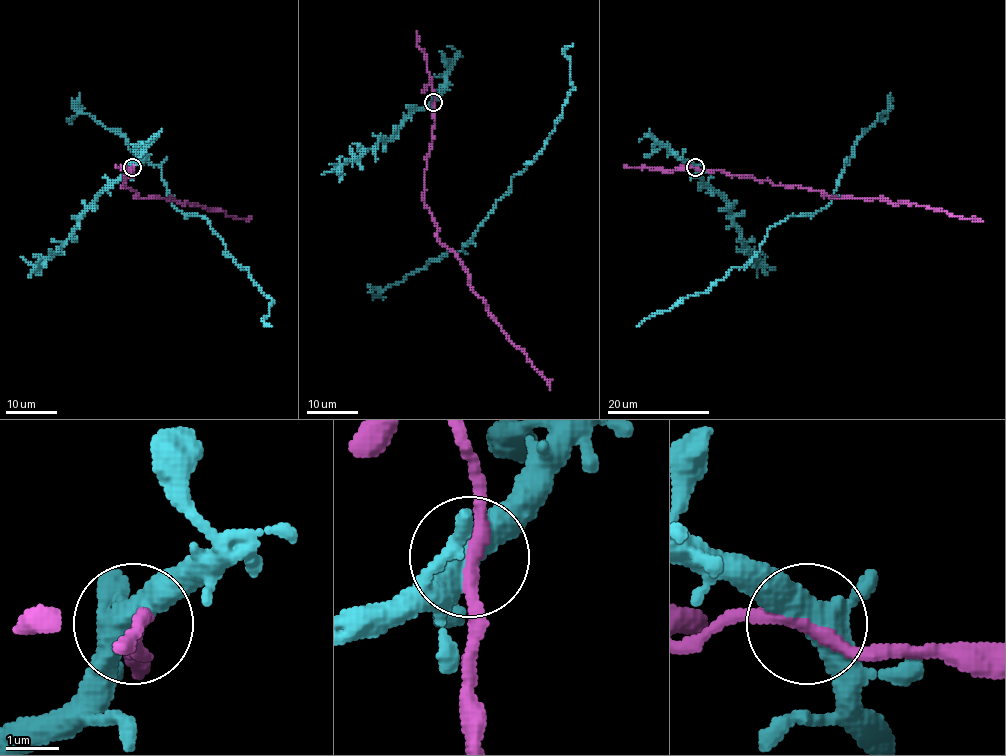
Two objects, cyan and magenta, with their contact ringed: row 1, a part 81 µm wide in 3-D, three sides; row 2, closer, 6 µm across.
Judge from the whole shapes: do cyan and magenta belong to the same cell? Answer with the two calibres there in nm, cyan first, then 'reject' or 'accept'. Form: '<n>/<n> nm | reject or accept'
440/240 nm | reject

